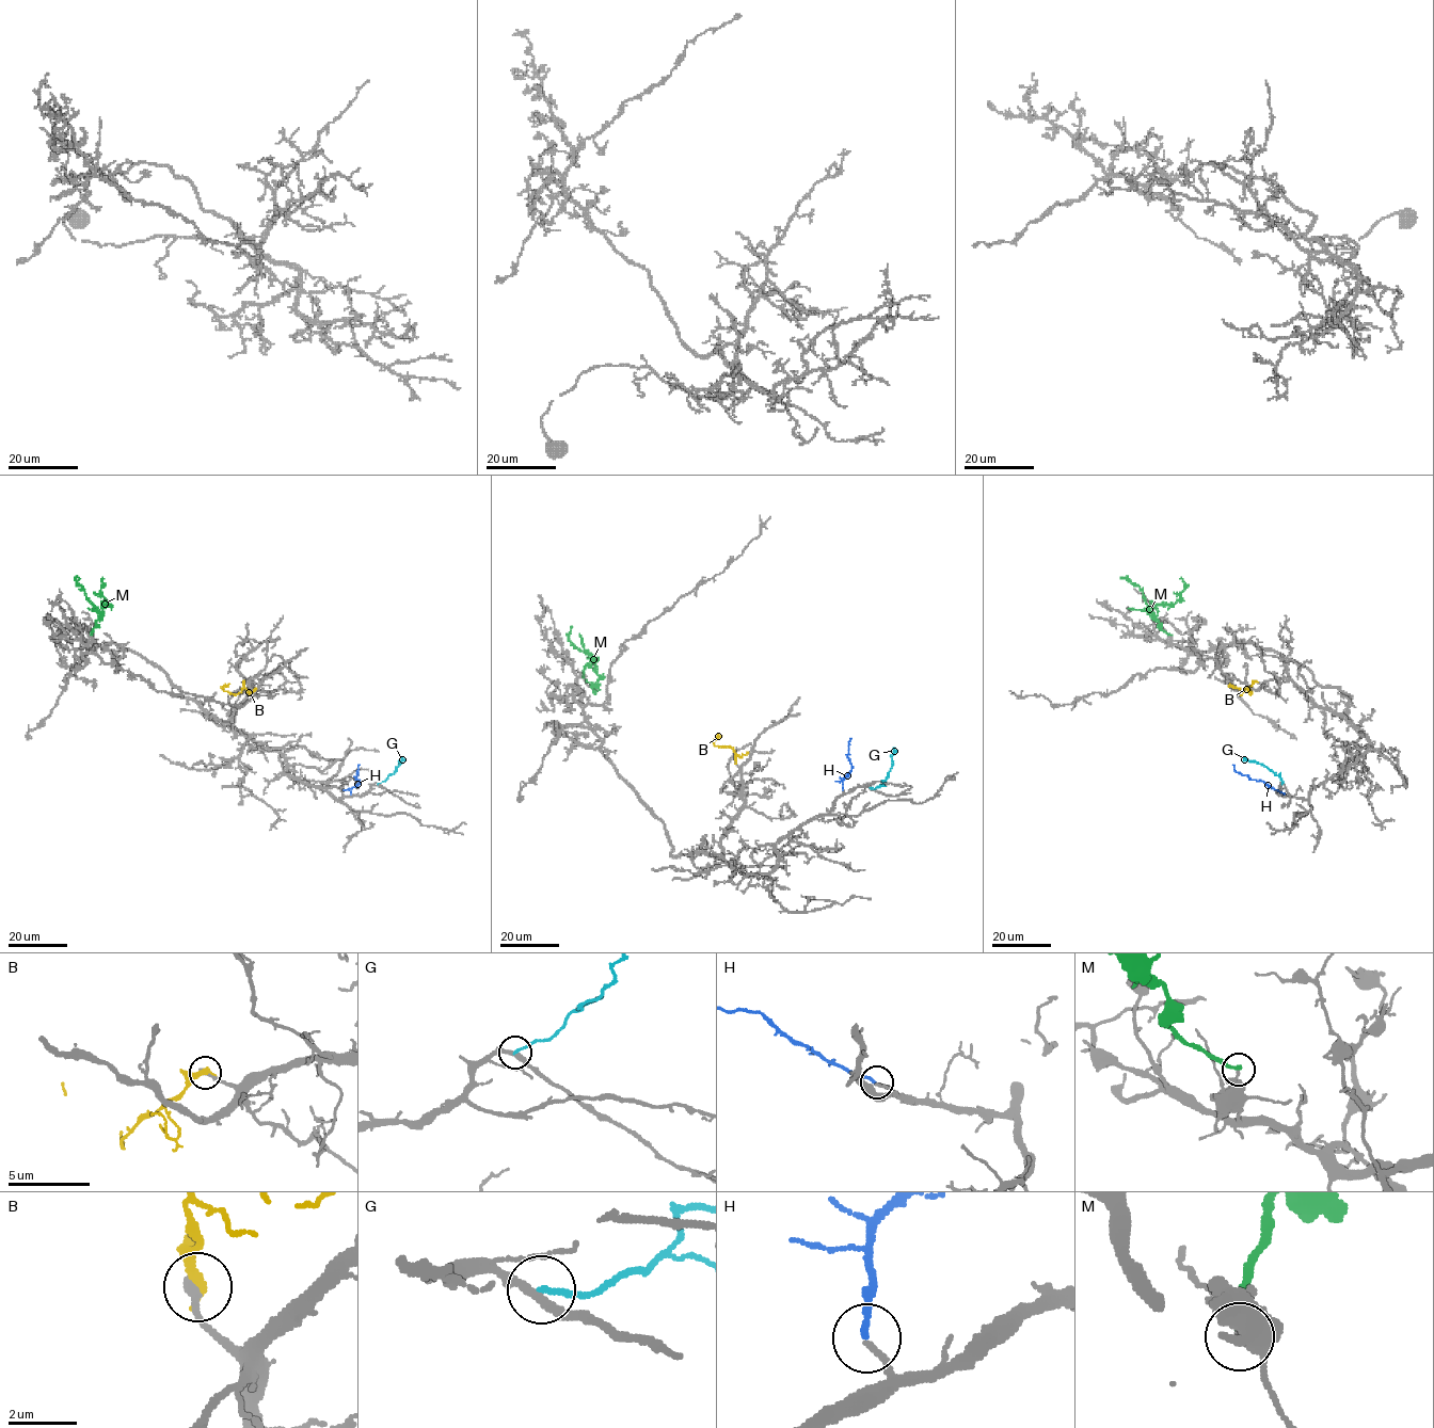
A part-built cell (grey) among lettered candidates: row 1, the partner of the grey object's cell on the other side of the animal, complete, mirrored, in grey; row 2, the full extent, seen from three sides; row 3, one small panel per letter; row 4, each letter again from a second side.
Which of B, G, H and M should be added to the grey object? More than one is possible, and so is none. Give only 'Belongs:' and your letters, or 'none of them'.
Belongs: H

